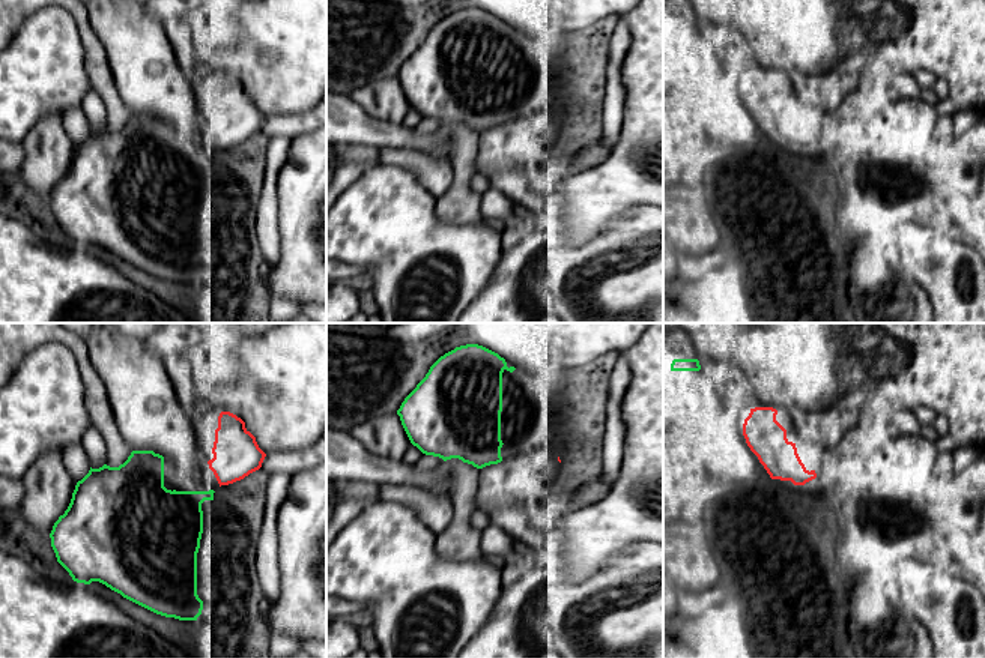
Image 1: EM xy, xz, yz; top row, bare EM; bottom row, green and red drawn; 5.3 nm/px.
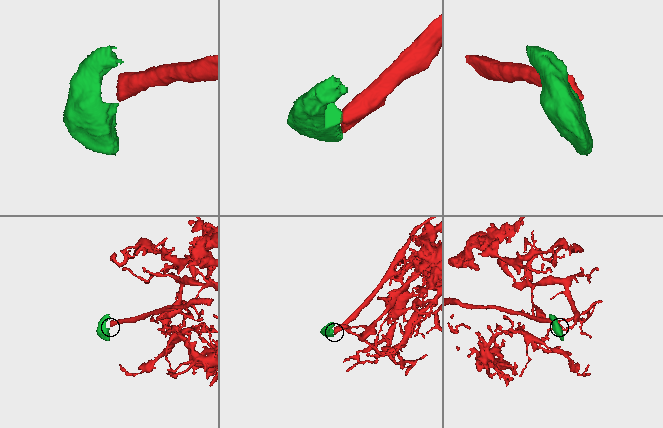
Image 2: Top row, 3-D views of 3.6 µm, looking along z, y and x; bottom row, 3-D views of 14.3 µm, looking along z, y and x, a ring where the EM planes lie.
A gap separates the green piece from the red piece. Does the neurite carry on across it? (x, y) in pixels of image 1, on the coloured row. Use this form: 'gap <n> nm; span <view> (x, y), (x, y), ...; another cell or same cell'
gap 50 nm; span xy (214, 491), (220, 485); same cell

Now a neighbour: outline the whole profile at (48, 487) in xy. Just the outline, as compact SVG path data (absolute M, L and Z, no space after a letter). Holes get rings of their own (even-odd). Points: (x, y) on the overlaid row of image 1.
M60 451L41 454L21 476L24 497L21 512L36 529L51 533L54 523L68 509L75 484Z

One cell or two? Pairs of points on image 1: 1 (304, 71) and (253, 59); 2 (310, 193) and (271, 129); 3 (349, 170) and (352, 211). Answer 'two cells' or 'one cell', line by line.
1: one cell
2: two cells
3: two cells

